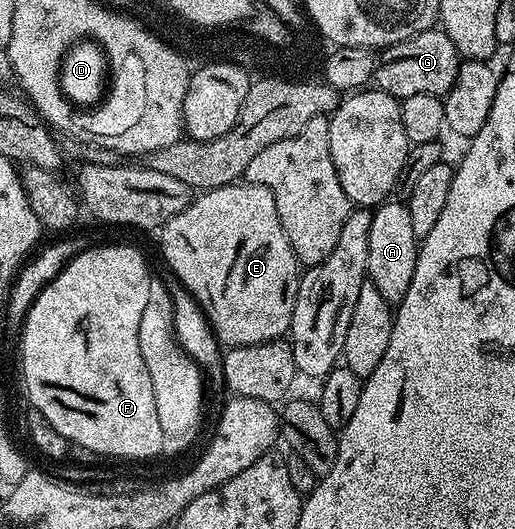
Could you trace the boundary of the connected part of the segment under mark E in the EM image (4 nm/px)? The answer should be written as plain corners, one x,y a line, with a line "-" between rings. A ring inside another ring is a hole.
236,183
200,192
191,204
185,207
185,211
173,215
161,226
157,236
159,236
159,249
163,252
162,264
175,273
179,283
192,294
196,303
203,309
203,313
211,325
211,330
215,333
215,337
221,346
234,347
277,341
290,330
291,320
293,319
293,303
297,299
297,291
299,290
301,266
295,257
293,247
289,247
289,239
285,239
285,231
281,227
281,219
277,215
277,203
273,200
273,191
269,191
269,187
261,187
250,183

